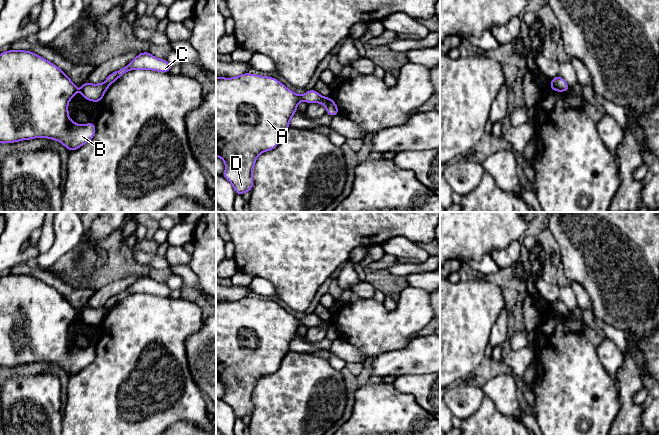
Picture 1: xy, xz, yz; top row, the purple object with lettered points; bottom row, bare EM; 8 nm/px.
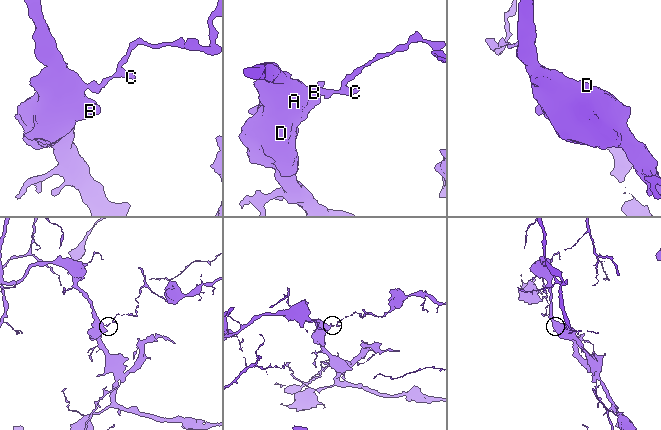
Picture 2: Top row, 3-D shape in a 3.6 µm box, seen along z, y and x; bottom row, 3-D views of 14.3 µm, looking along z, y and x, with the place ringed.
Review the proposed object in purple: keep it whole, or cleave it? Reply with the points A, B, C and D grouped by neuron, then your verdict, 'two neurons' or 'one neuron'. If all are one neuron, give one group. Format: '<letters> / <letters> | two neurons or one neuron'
A B D / C | two neurons

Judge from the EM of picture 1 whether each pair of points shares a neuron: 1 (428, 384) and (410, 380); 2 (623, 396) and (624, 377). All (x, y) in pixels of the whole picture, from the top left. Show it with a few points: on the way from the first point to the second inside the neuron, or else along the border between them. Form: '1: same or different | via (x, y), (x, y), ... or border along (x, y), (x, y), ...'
1: same | via (424, 384), (414, 384)
2: same | via (624, 391), (624, 382)

